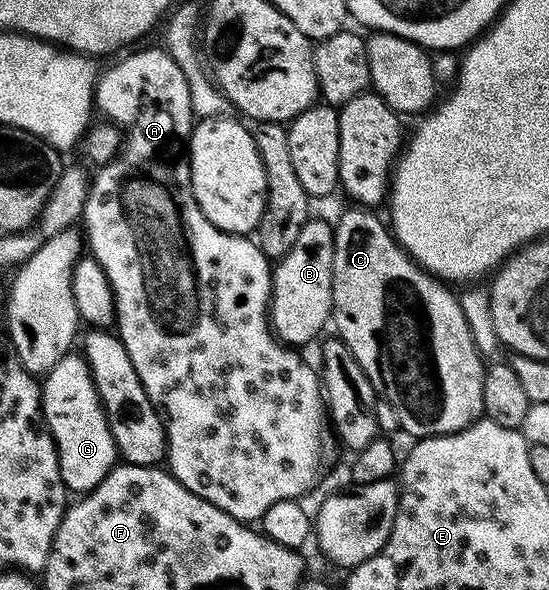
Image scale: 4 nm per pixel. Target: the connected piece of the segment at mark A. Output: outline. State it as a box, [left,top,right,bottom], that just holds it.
[81,47,332,522]

